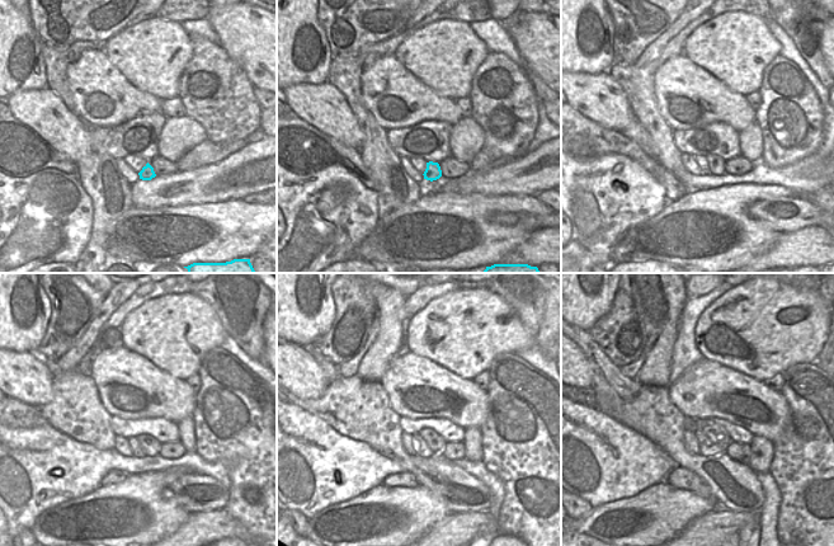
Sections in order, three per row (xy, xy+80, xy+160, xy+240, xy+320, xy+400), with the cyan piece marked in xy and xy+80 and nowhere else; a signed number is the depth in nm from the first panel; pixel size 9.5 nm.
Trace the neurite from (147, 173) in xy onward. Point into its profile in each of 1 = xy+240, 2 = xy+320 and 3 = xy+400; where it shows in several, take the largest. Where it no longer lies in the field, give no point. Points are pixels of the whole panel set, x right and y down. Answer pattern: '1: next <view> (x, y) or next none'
1: next xy+240 (150, 445)
2: next xy+320 (436, 442)
3: next xy+400 (716, 433)

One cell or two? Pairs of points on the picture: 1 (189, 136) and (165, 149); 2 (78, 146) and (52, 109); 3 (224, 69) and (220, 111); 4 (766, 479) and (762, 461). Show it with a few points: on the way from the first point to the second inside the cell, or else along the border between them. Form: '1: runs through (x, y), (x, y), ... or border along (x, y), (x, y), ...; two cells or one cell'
1: runs through (183, 136), (179, 136), (172, 144); one cell
2: runs through (70, 137), (52, 118); one cell
3: runs through (220, 79), (220, 100); one cell
4: border along (768, 471), (759, 471), (757, 474); two cells

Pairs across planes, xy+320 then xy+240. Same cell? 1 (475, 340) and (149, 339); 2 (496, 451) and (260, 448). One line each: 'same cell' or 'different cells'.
1: same cell
2: same cell

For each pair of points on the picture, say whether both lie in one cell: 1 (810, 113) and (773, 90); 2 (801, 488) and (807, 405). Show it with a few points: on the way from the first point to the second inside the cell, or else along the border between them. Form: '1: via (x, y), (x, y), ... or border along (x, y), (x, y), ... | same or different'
1: via (801, 113), (796, 113), (782, 99) | same
2: via (807, 467), (807, 426) | same

